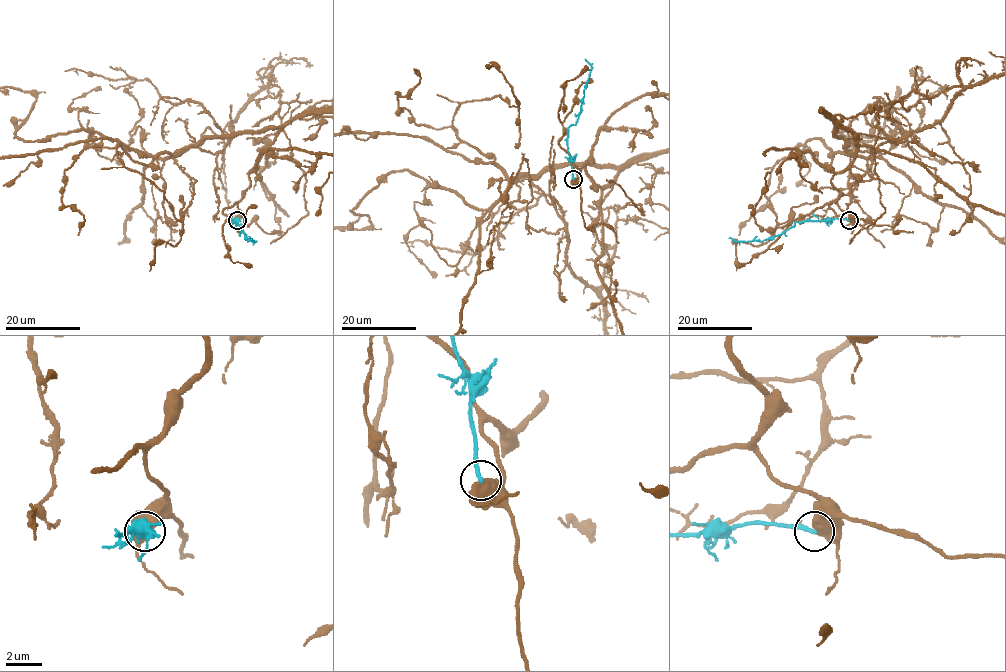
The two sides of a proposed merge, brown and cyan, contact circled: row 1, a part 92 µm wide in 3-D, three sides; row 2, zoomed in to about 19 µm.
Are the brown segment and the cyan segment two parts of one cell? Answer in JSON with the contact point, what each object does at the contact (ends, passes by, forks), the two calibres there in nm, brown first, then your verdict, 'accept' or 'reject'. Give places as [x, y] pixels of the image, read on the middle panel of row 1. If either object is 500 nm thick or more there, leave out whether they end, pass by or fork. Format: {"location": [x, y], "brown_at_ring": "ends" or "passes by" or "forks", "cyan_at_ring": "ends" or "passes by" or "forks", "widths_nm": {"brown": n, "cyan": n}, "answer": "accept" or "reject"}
{"location": [573, 179], "widths_nm": {"brown": 750, "cyan": 240}, "answer": "reject"}

